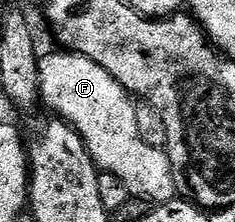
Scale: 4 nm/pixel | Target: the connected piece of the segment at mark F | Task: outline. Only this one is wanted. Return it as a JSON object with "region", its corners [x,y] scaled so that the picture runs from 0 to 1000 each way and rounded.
{"region":[[[243,234],[247,243],[183,239],[162,270],[170,324],[174,455],[196,459],[213,495],[234,495],[260,545],[298,554],[315,590],[345,613],[366,653],[366,680],[400,707],[400,739],[421,770],[451,770],[477,793],[506,797],[540,838],[549,869],[655,910],[638,919],[702,919],[745,905],[740,797],[723,788],[723,716],[677,662],[613,649],[587,590],[587,477],[549,405],[536,405],[426,288],[362,261],[328,234]]]}

